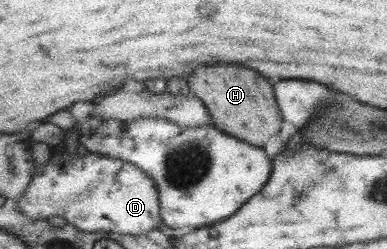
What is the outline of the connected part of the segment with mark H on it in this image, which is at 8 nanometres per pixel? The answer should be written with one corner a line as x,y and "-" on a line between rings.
219,65
219,67
199,67
189,79
192,95
199,96
213,116
218,130
233,137
250,142
251,145
267,145
267,141
281,133
283,125
278,98
273,93
273,85
253,69

